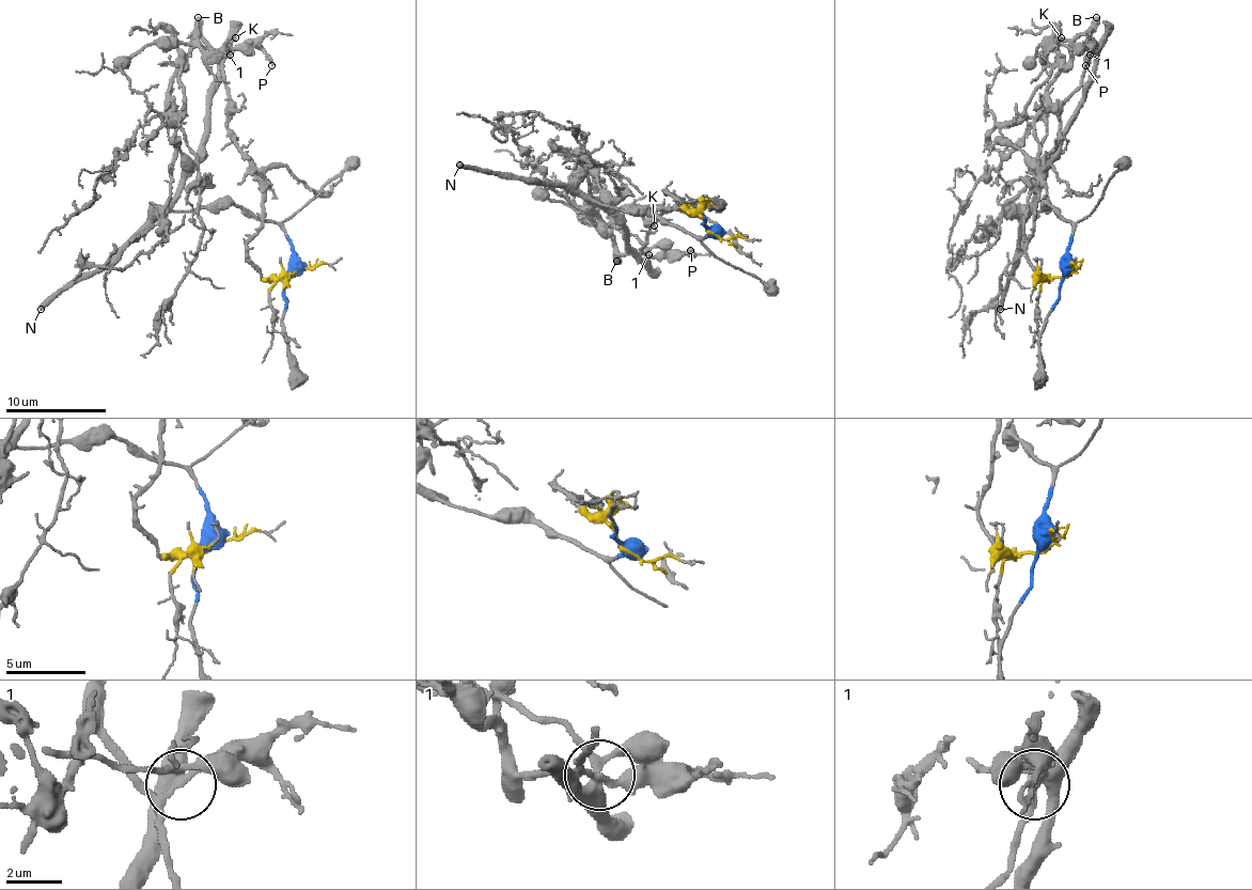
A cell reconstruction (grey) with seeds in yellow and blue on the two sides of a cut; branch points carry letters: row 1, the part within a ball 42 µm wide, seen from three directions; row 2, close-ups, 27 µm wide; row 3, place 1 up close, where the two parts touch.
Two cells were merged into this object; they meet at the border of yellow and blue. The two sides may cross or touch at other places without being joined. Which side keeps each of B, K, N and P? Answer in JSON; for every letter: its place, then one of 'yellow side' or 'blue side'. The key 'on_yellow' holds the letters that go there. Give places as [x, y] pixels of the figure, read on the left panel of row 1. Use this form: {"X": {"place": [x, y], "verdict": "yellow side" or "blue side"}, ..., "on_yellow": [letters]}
{"B": {"place": [198, 17], "verdict": "yellow side"}, "K": {"place": [235, 37], "verdict": "yellow side"}, "N": {"place": [41, 309], "verdict": "blue side"}, "P": {"place": [271, 65], "verdict": "yellow side"}, "on_yellow": ["B", "K", "P"]}

